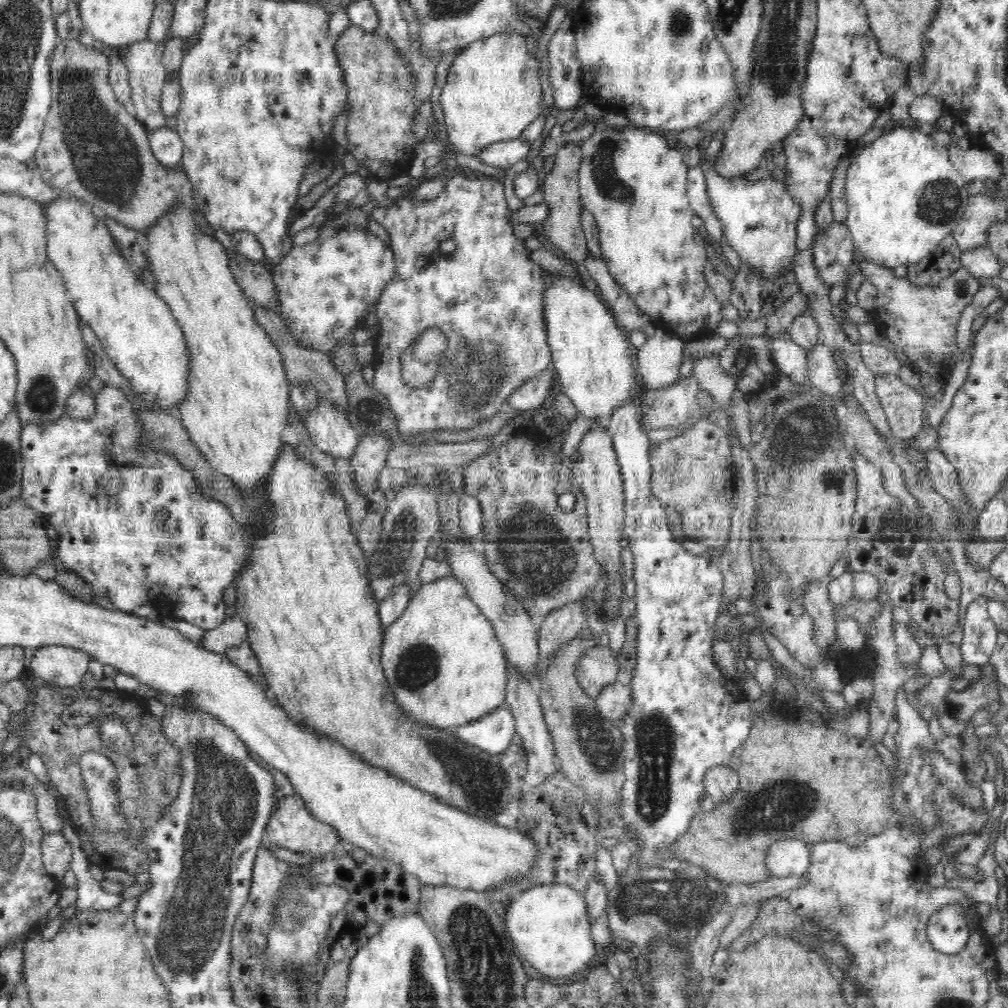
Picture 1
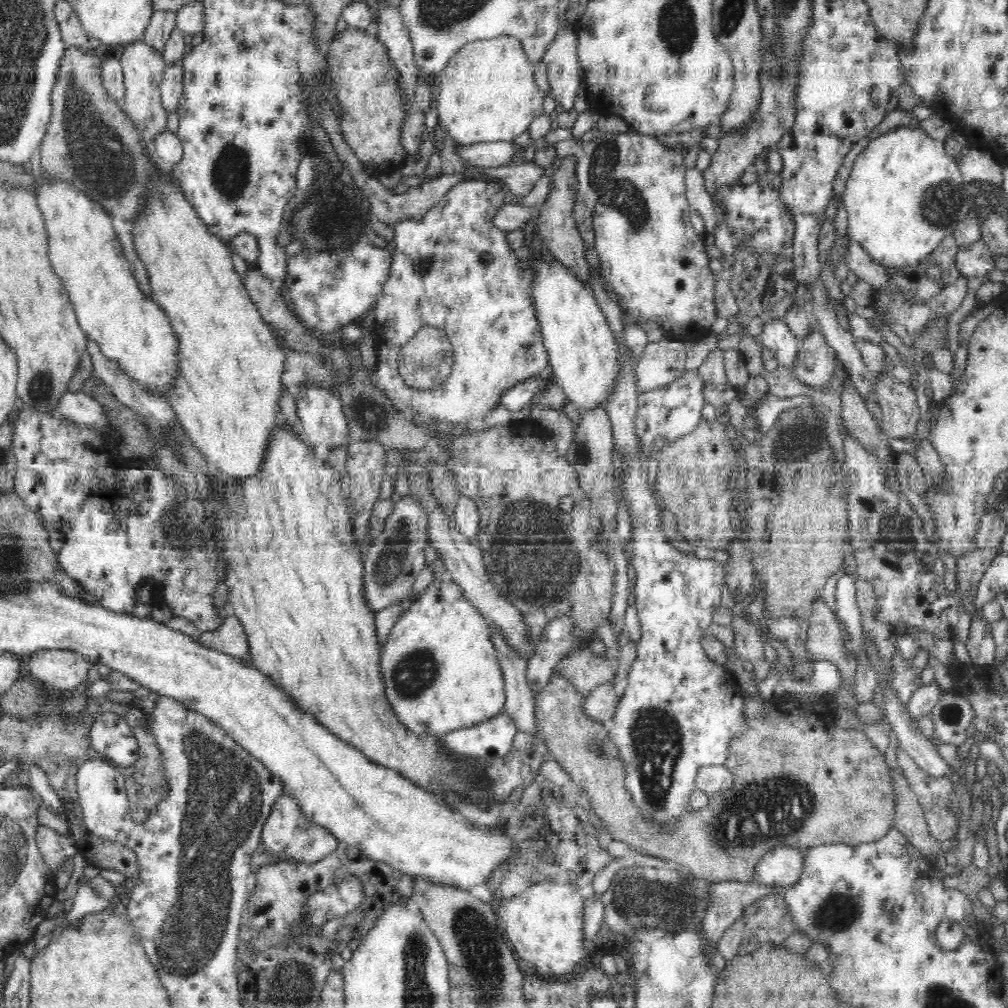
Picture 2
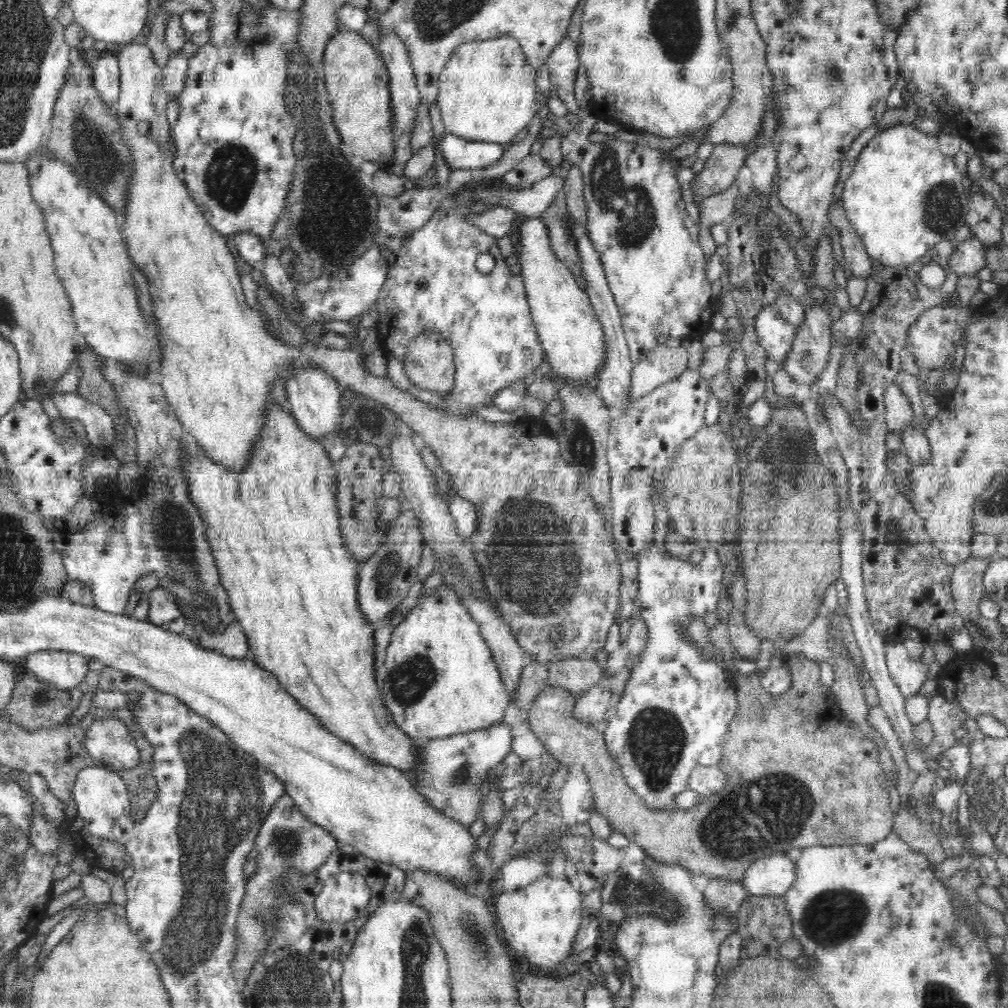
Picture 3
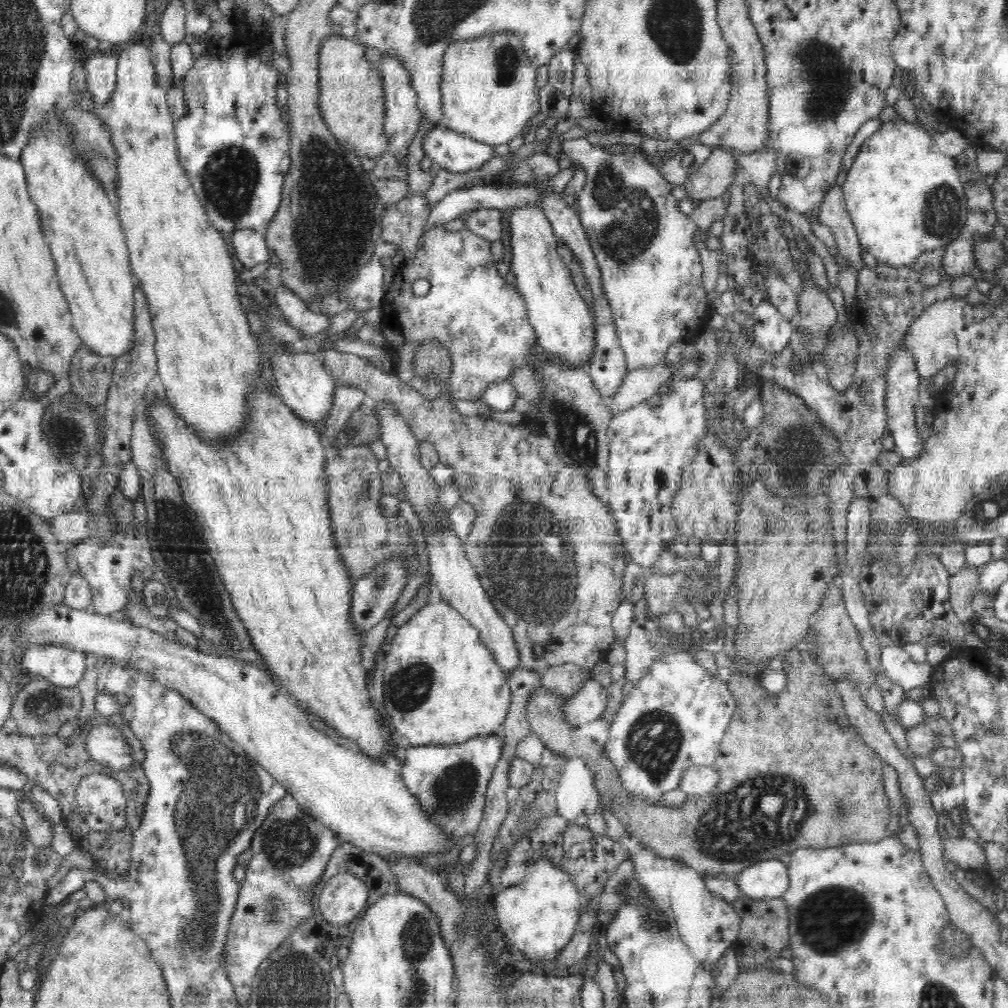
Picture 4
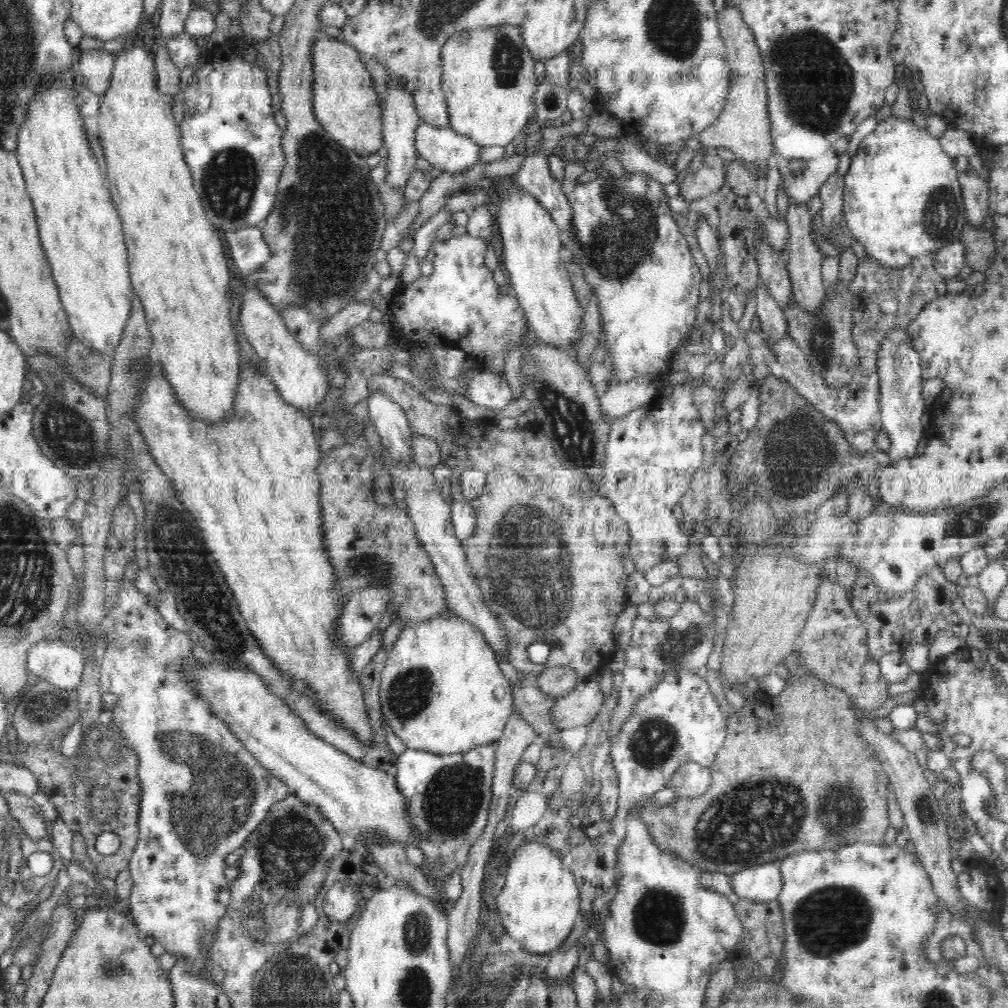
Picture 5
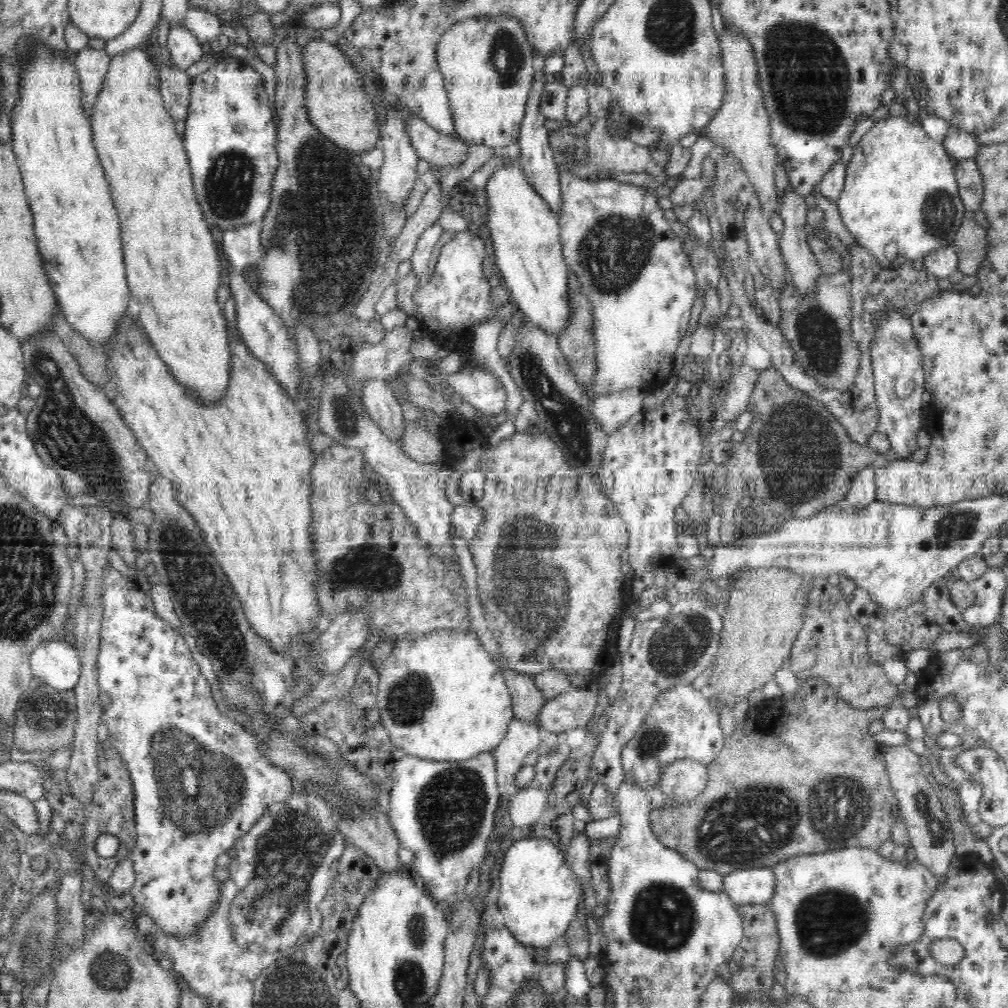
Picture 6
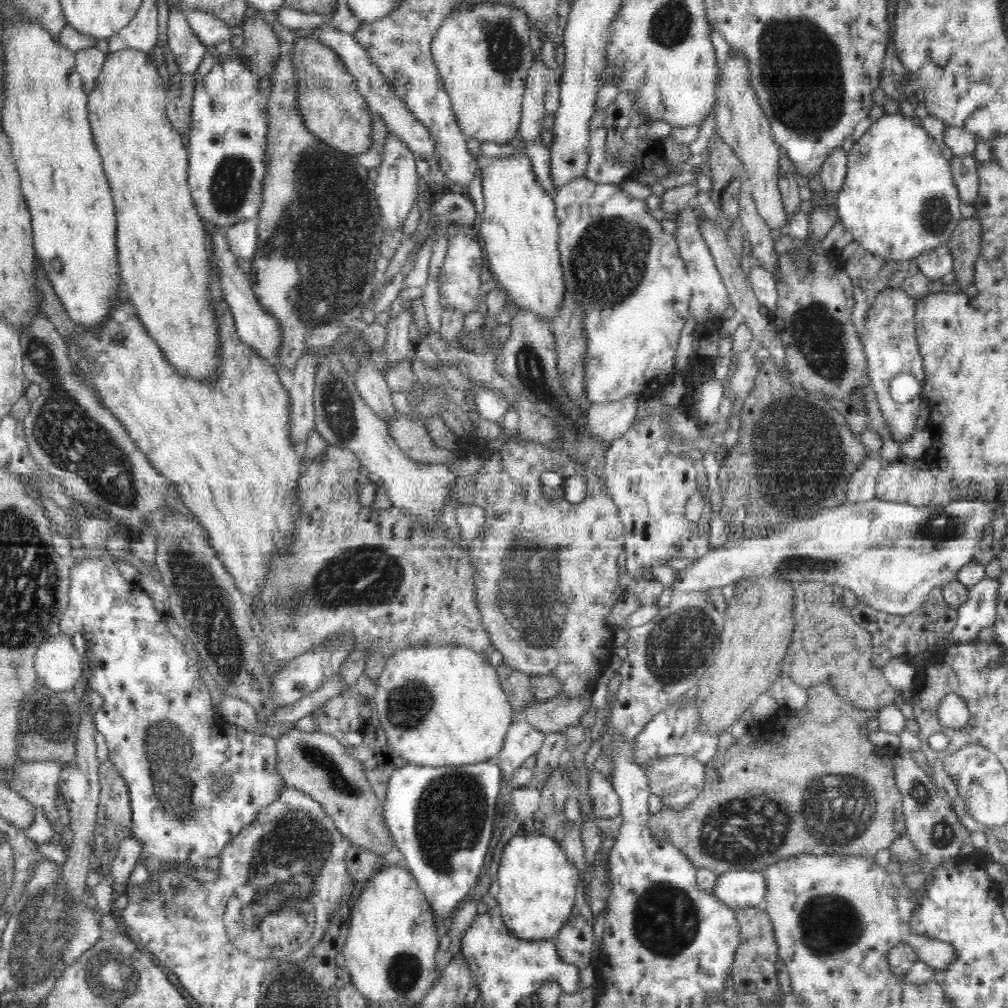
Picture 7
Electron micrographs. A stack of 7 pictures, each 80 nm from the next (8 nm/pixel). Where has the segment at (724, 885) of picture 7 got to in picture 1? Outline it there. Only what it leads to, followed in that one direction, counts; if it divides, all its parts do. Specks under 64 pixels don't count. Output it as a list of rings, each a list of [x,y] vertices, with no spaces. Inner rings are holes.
[[[788,838],[773,842],[768,848],[764,864],[769,876],[784,878],[784,876],[802,876],[808,870],[811,861],[810,844]]]

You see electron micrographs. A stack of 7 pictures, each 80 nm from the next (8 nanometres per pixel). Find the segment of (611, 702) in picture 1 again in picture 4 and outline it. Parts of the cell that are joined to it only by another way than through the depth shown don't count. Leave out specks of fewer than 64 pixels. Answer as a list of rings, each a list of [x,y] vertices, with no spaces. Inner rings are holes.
[[[587,680],[580,690],[568,698],[561,706],[564,720],[576,728],[601,718],[608,704],[608,690],[600,682]]]

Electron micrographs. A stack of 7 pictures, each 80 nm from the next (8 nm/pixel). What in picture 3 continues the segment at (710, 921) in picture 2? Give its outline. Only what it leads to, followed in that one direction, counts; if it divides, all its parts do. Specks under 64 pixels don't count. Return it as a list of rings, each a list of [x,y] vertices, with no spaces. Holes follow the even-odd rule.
[[[710,879],[703,893],[708,907],[714,909],[714,913],[724,911],[730,917],[736,917],[740,905],[750,895],[741,881],[726,879]]]

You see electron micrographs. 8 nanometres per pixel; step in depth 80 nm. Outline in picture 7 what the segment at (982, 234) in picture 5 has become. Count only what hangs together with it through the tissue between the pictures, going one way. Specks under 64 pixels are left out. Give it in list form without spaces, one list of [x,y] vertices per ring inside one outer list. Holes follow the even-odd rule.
[[[962,218],[945,244],[953,258],[955,283],[962,293],[974,284],[974,265],[980,252],[982,231],[978,218]]]

